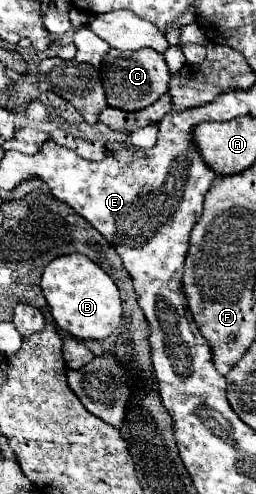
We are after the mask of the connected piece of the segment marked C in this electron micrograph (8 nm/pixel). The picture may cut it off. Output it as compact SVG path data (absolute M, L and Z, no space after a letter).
M110 48L110 52L102 60L100 72L106 90L106 102L112 108L120 108L120 110L142 110L154 104L168 90L168 82L170 82L170 72L164 62L164 56L148 48L134 52L122 52Z

